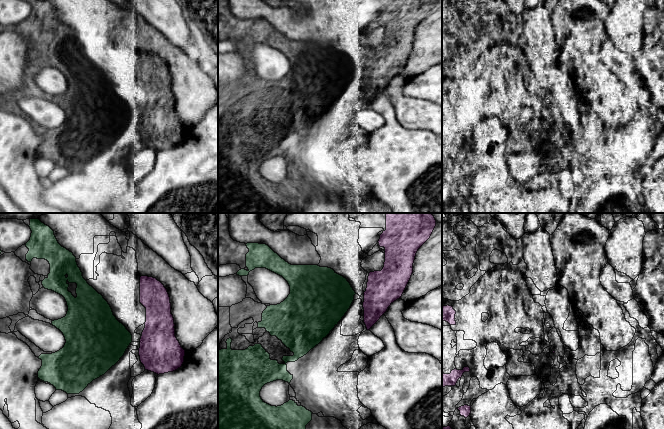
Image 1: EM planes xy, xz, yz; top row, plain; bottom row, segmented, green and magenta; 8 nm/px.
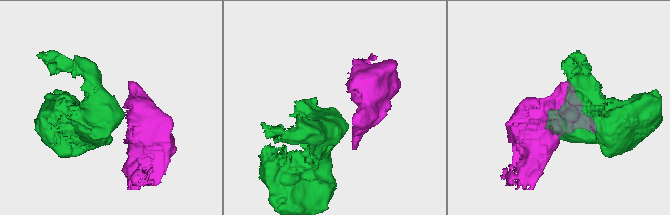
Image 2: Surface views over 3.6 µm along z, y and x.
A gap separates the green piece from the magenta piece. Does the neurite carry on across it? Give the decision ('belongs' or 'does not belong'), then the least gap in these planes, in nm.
belongs; 70 nm apart

